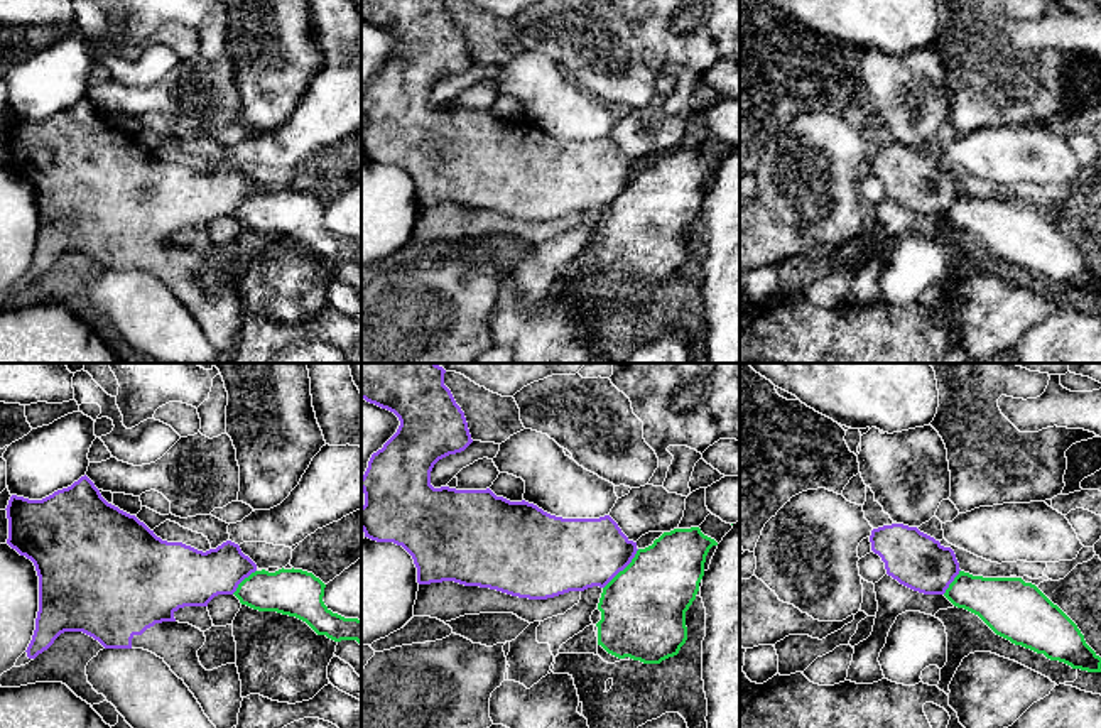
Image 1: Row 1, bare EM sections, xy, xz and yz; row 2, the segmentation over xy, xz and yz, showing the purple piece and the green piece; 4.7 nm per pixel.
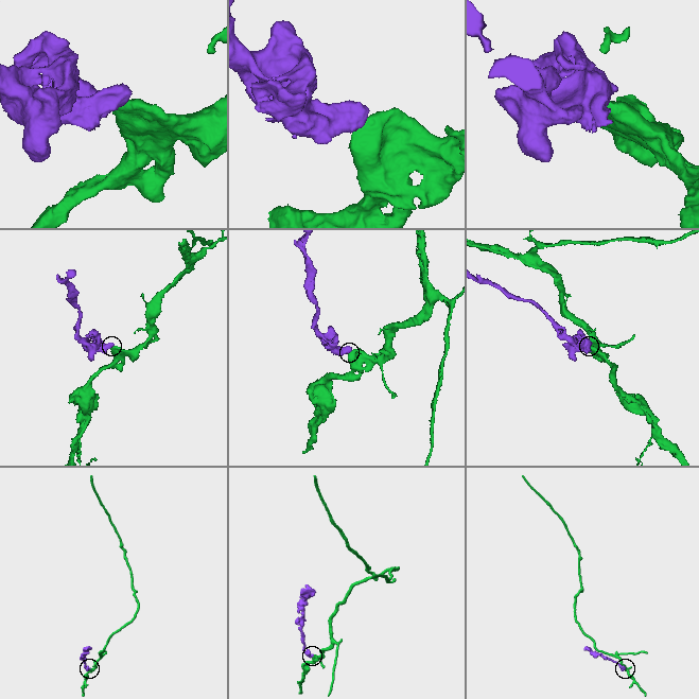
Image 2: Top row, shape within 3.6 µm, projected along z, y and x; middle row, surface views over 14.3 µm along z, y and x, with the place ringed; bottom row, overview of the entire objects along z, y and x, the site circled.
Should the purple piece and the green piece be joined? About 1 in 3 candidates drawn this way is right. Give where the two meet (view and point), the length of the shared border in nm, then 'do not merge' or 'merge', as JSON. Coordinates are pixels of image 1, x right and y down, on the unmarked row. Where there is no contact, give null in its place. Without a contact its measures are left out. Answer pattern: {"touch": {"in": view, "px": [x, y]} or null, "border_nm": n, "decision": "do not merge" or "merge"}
{"touch": {"in": "xz", "px": [622, 191]}, "border_nm": 260, "decision": "do not merge"}

